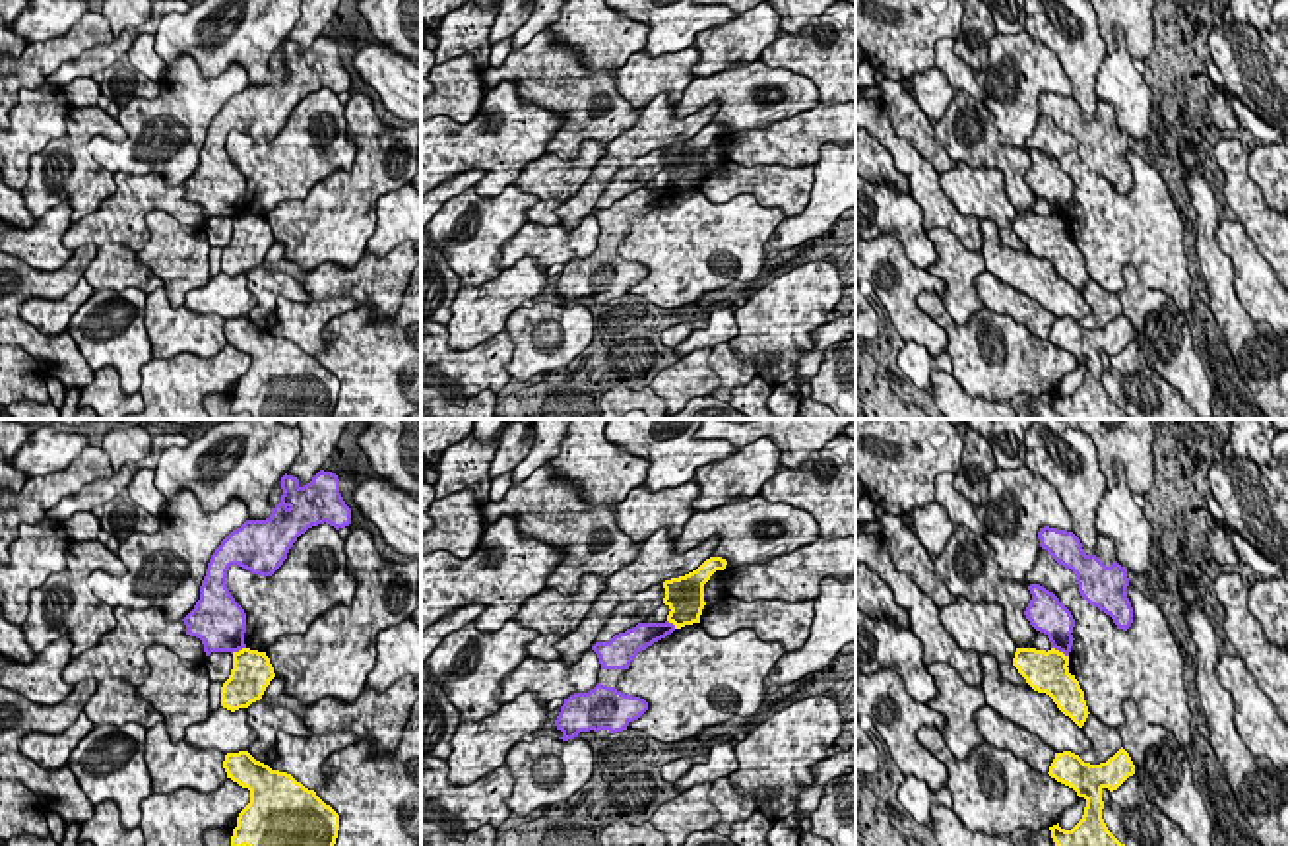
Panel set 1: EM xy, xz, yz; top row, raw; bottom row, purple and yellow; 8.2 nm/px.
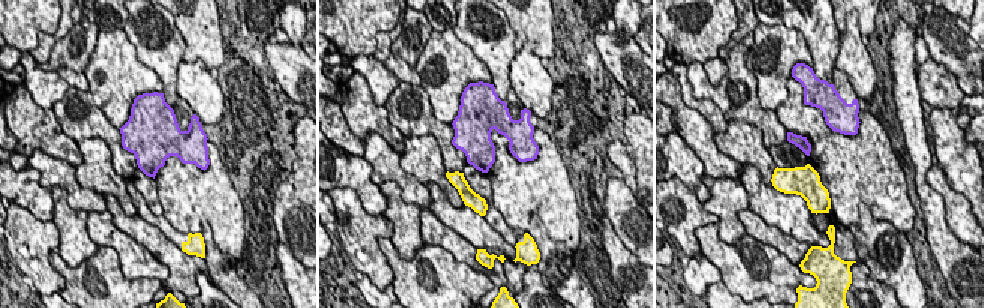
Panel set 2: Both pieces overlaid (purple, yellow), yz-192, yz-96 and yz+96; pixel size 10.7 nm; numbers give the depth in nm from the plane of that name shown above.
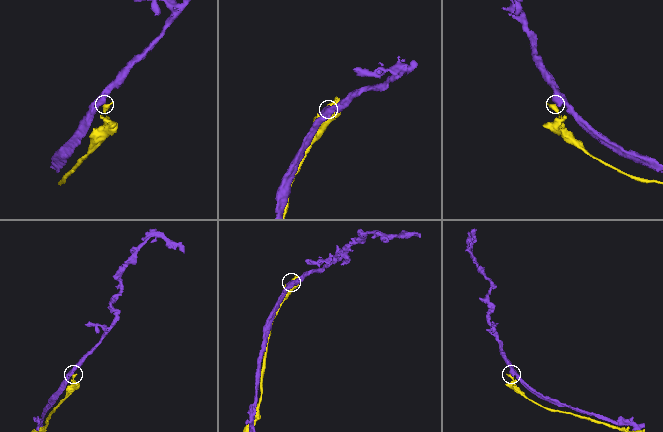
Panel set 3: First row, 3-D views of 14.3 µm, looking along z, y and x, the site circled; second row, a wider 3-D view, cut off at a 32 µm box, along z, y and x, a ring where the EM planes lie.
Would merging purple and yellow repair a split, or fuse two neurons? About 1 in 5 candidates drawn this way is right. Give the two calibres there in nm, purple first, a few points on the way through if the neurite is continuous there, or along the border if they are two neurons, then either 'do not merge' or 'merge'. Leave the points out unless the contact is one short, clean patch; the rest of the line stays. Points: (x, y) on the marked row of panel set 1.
280/360 nm | along yz (1052, 647), (1067, 656) | do not merge

